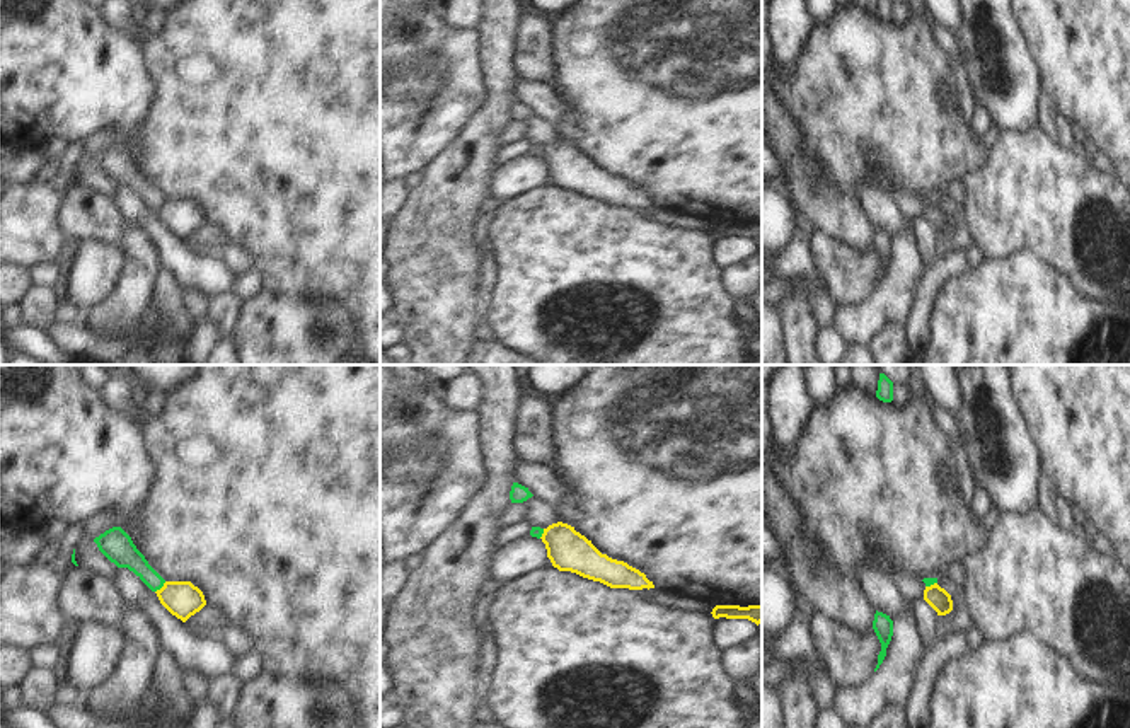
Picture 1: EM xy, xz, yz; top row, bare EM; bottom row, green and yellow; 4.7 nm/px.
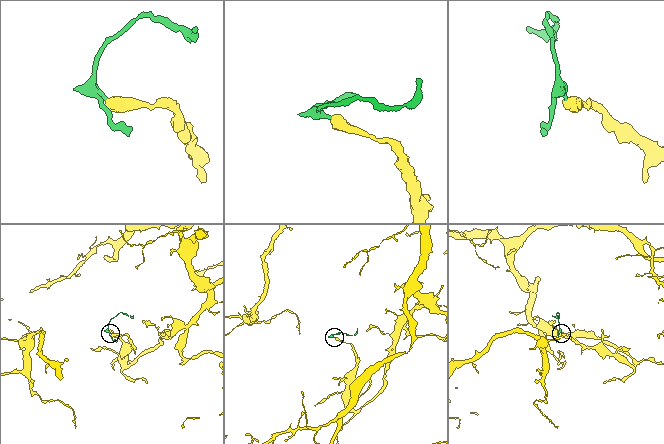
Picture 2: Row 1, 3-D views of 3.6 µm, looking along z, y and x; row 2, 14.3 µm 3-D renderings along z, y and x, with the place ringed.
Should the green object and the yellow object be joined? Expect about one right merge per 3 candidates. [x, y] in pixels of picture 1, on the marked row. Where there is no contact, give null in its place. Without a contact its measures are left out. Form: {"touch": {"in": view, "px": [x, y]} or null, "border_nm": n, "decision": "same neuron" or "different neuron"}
{"touch": {"in": "xy", "px": [161, 587]}, "border_nm": 80, "decision": "different neuron"}

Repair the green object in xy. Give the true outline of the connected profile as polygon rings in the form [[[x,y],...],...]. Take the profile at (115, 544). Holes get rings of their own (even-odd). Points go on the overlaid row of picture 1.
[[[121,527],[106,530],[95,537],[94,542],[111,563],[118,568],[133,571],[152,592],[164,586],[165,580],[148,564],[145,556]]]

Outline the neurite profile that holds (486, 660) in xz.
[[[489,624],[486,631],[487,633],[481,636],[479,643],[477,672],[489,675],[496,665],[496,644]]]

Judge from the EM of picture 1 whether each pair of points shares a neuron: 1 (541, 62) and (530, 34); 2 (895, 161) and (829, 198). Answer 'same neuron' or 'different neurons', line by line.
1: same neuron
2: different neurons

